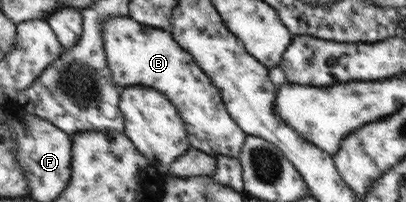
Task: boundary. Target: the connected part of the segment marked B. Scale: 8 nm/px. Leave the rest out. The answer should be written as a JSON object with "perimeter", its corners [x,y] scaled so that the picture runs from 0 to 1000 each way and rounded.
{"perimeter":[[[320,79],[264,89],[254,158],[271,327],[281,342],[281,401],[298,450],[342,421],[384,436],[438,520],[473,668],[475,723],[525,772],[594,772],[613,663],[569,569],[525,386],[441,213],[426,158],[355,124]]]}

